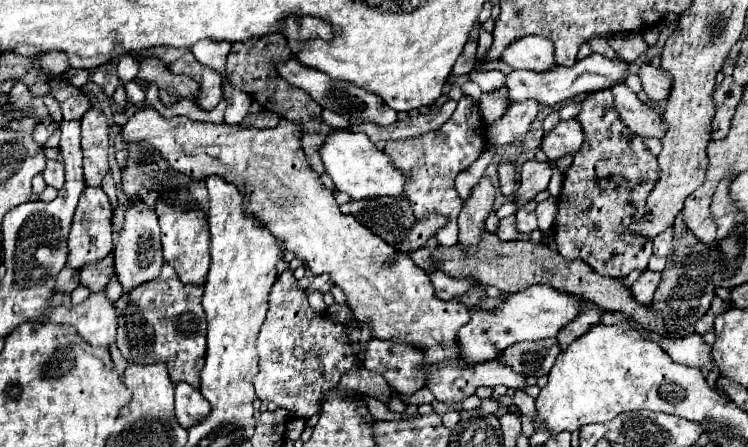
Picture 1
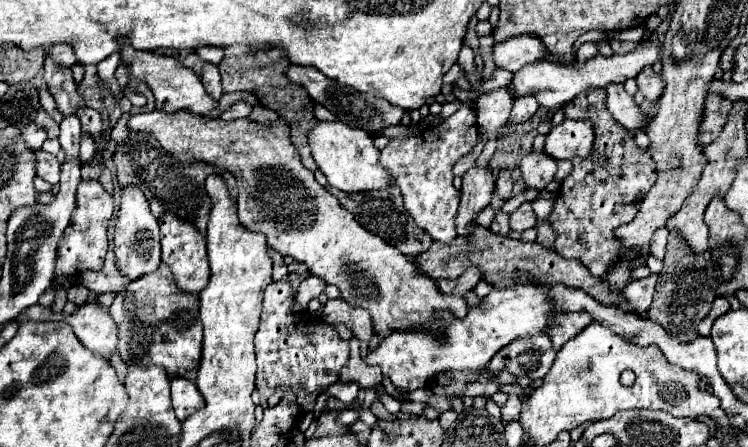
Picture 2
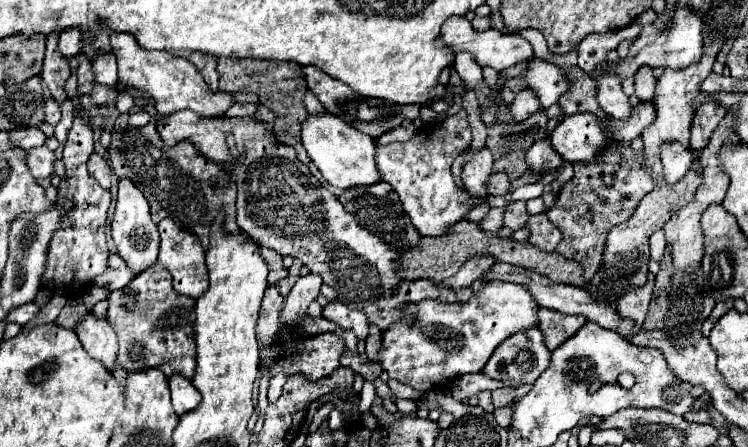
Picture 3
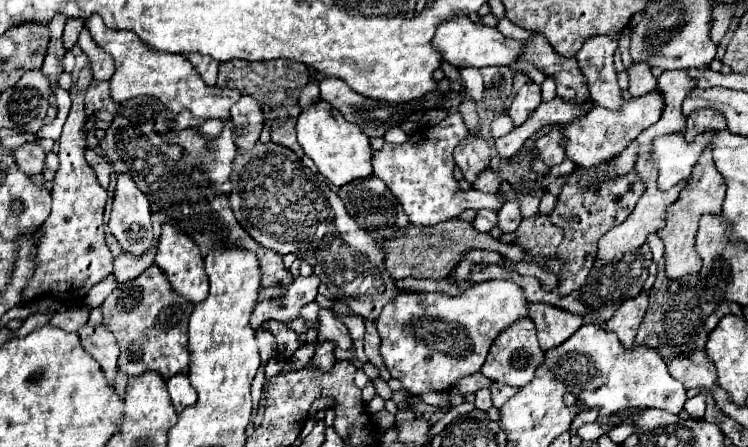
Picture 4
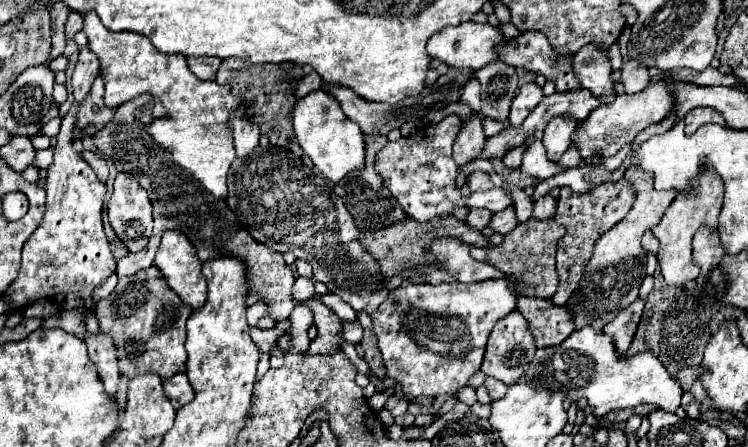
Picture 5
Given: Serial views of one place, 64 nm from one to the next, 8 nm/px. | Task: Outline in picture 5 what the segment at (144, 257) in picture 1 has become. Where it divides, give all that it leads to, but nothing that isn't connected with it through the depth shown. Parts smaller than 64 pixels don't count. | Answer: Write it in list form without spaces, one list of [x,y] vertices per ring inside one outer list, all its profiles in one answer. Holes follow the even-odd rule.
[[[120,172],[114,180],[108,220],[130,252],[140,252],[152,236],[152,204],[148,192],[144,192],[138,180],[128,172]]]

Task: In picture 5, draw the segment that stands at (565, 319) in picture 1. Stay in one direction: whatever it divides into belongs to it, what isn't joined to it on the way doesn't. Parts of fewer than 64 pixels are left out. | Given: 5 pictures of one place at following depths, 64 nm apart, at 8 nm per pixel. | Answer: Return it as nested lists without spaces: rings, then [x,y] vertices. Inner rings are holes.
[[[508,280],[474,284],[410,284],[402,282],[372,314],[378,348],[388,378],[394,378],[406,396],[440,396],[456,392],[480,370],[488,336],[498,320],[516,310],[518,294]]]

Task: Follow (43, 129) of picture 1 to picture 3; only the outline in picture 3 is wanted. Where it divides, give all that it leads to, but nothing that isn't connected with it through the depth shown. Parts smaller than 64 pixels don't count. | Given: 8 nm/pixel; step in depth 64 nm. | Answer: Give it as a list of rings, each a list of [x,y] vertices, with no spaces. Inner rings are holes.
[[[22,128],[22,130],[12,130],[10,132],[10,140],[24,148],[24,150],[30,150],[30,148],[36,148],[36,146],[42,146],[46,136],[40,128]]]

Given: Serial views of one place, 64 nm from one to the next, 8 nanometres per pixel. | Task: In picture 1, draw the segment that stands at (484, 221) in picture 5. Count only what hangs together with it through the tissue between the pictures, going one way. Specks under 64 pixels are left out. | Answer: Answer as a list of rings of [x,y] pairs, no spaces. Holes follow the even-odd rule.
[[[508,216],[508,218],[500,220],[496,234],[498,234],[500,240],[520,240],[520,232],[516,230],[516,216]]]

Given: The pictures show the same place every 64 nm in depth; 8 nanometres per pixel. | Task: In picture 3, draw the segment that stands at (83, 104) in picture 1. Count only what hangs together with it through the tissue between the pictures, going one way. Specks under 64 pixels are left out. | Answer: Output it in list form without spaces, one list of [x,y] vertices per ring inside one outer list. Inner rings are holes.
[[[48,36],[46,40],[46,58],[40,76],[58,104],[70,98],[64,88],[66,80],[70,78],[70,66],[68,60],[58,52],[58,36]]]

